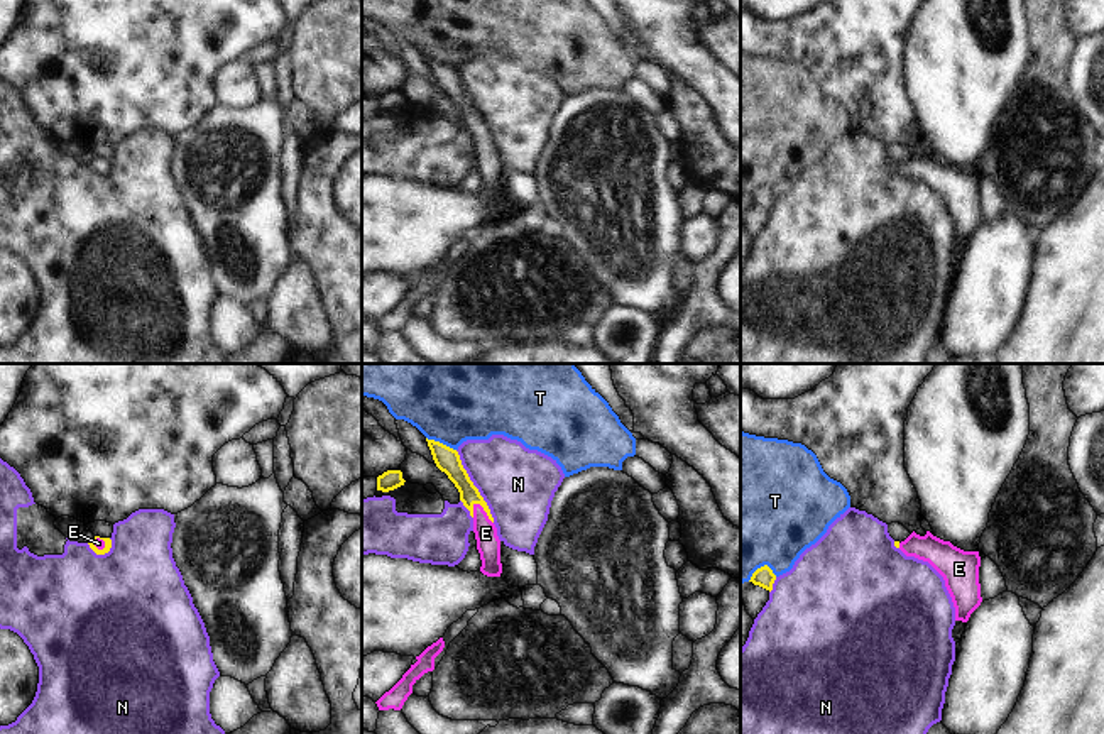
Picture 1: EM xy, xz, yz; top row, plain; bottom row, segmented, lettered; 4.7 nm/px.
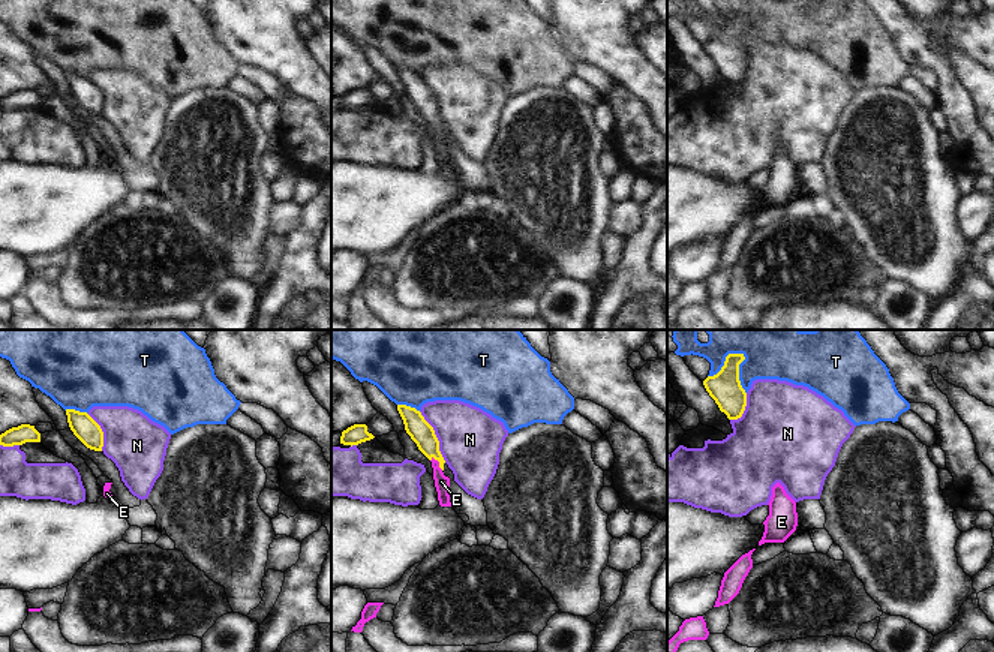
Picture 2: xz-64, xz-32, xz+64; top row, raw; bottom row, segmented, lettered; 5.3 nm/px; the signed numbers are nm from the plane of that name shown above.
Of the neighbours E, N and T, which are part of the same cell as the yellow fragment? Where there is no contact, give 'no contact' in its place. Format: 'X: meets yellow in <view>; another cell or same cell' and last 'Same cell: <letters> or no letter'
E: meets yellow in xz; same cell
N: meets yellow in xz; another cell
T: meets yellow in xz; another cell
Same cell: E

